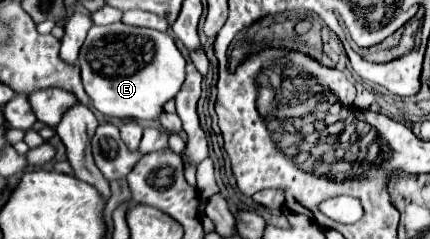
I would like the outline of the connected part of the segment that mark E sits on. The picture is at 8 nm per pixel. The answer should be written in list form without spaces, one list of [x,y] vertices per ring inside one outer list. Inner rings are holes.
[[[91,26],[79,54],[85,92],[93,106],[111,118],[157,120],[165,102],[175,100],[185,82],[185,58],[167,32],[127,26]]]

